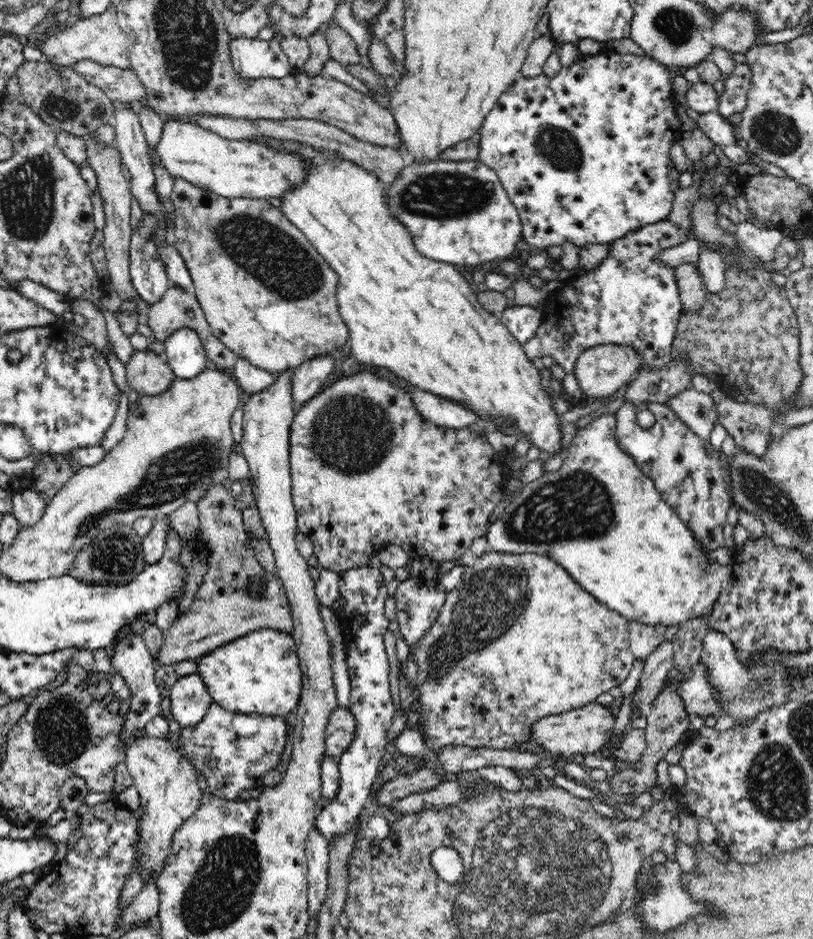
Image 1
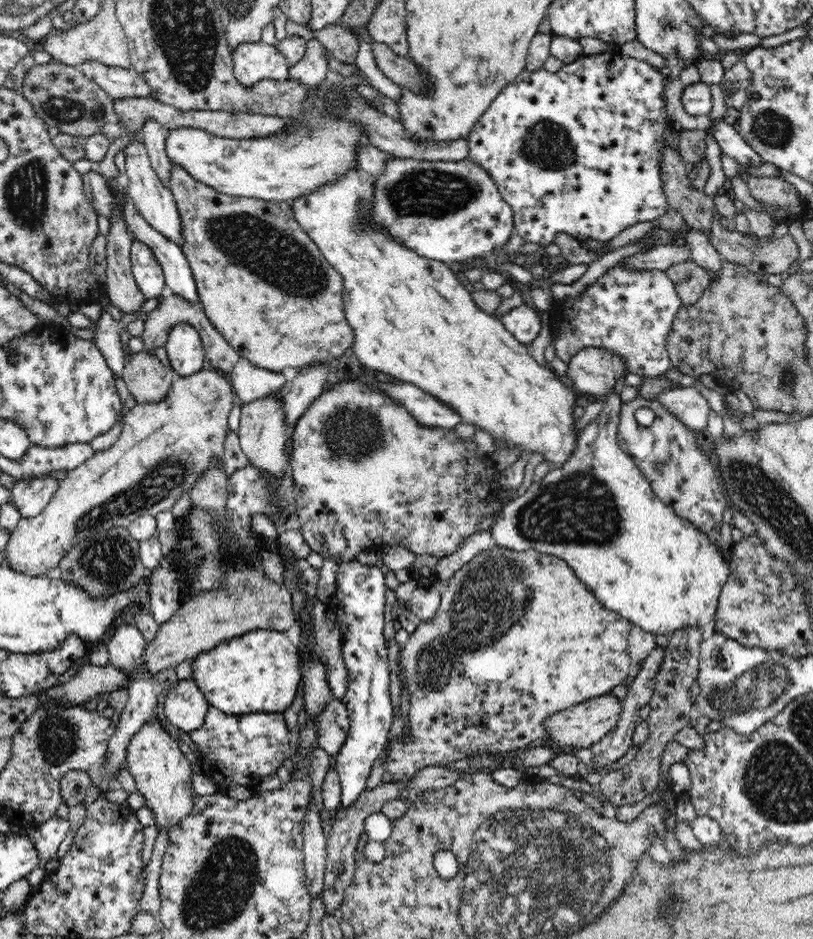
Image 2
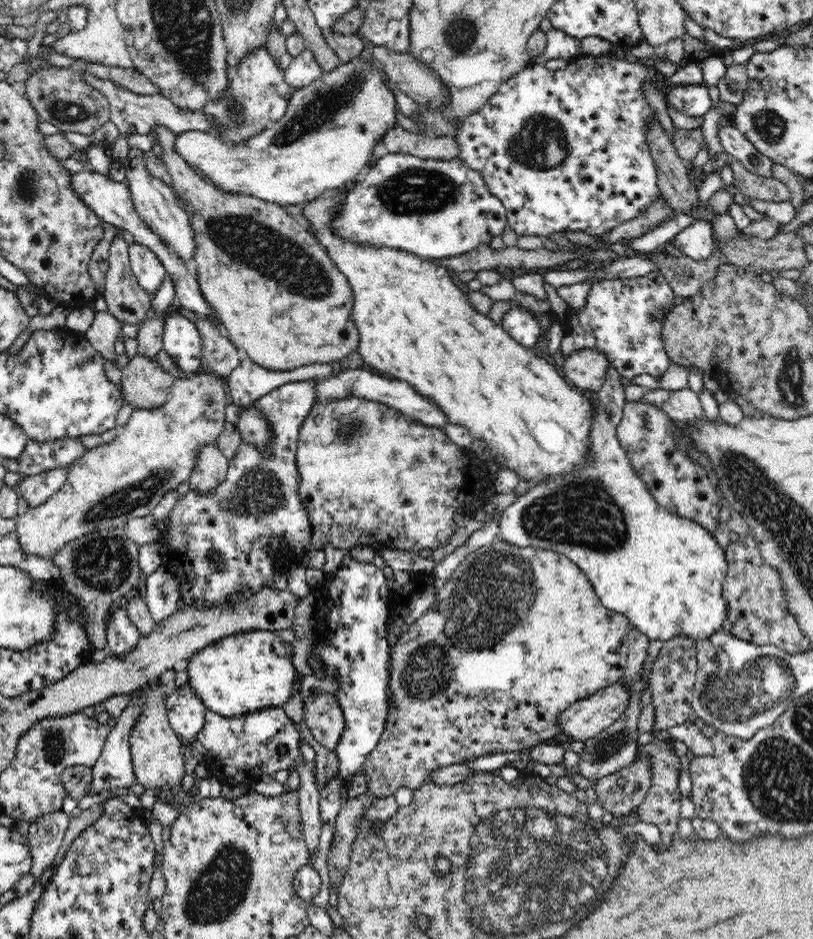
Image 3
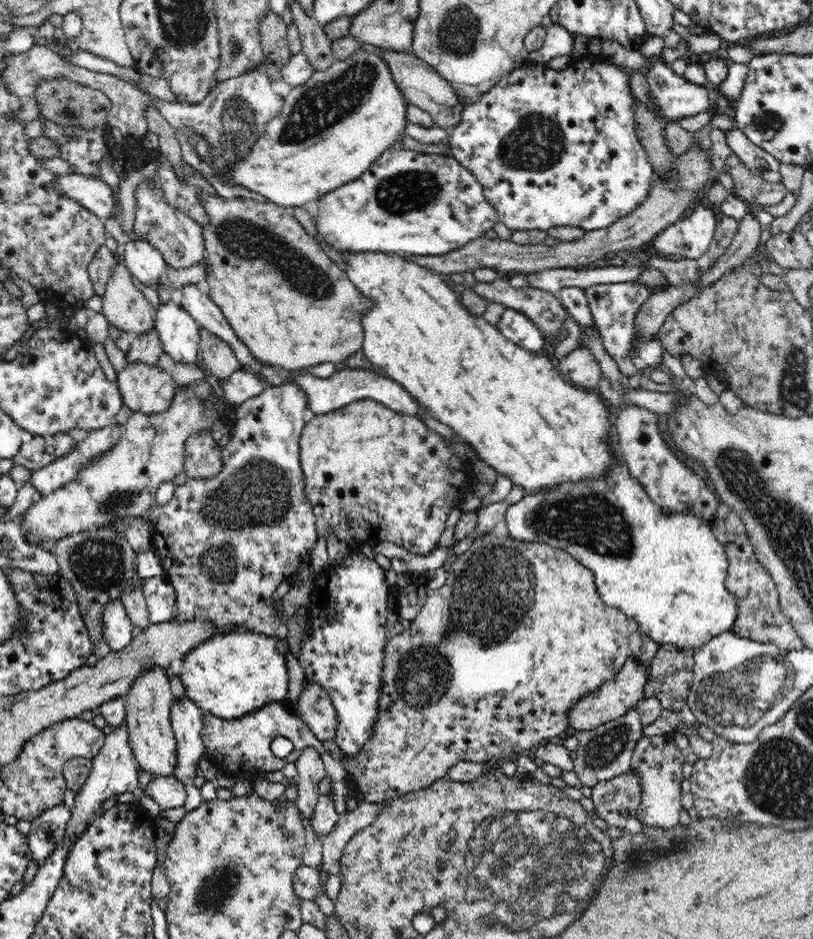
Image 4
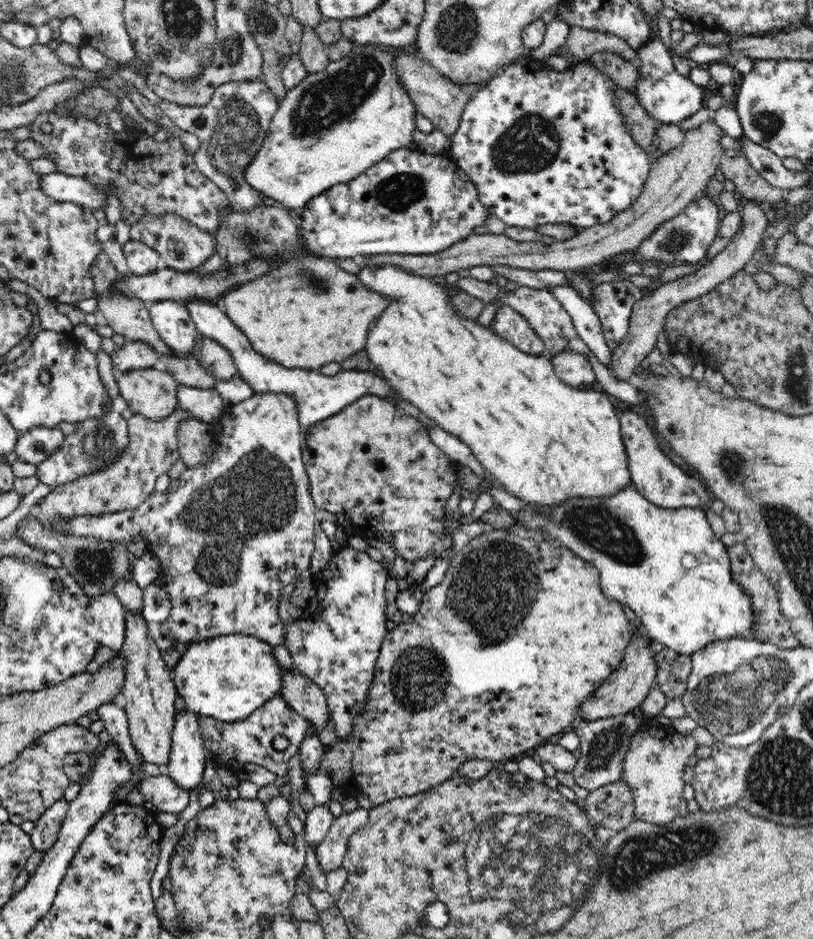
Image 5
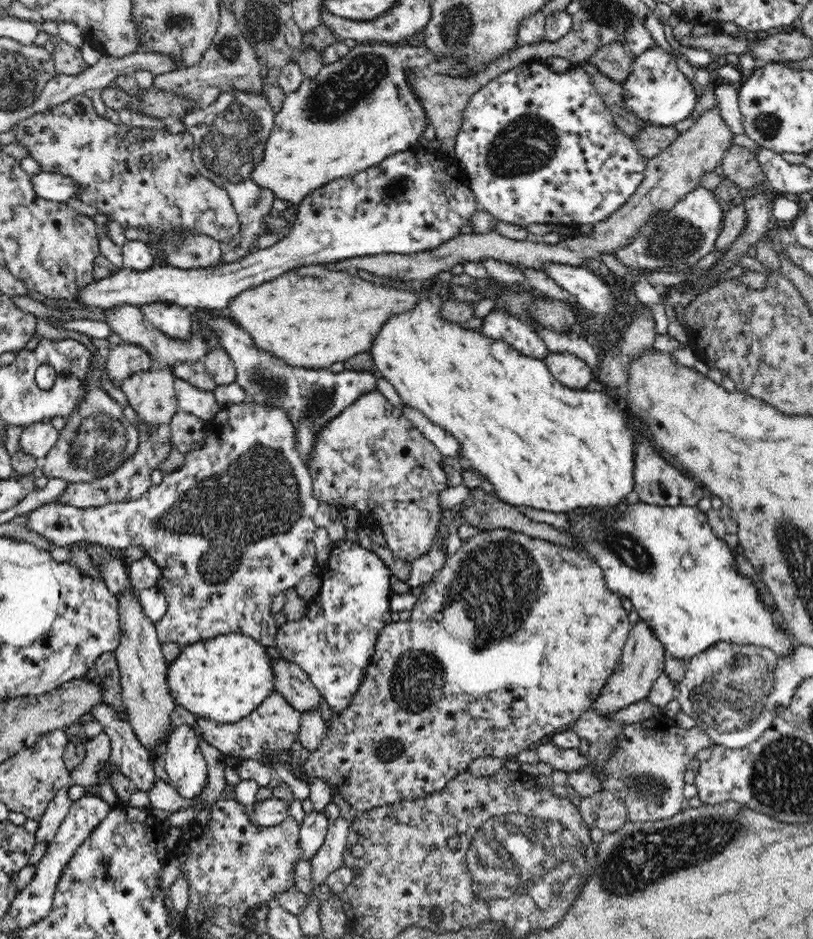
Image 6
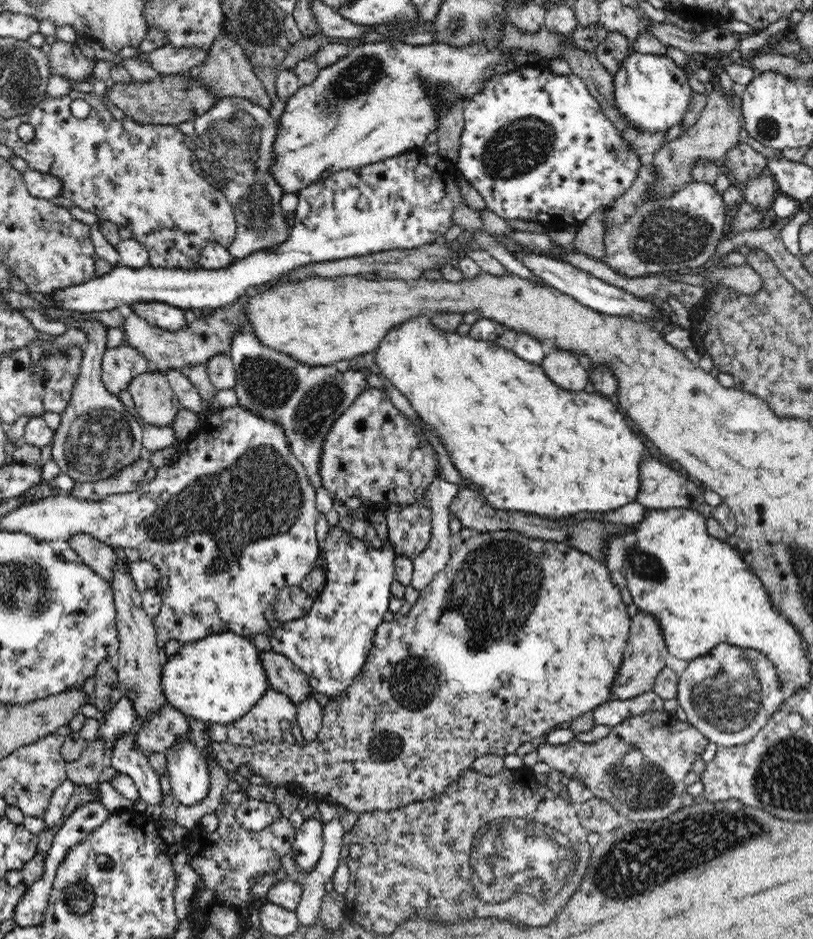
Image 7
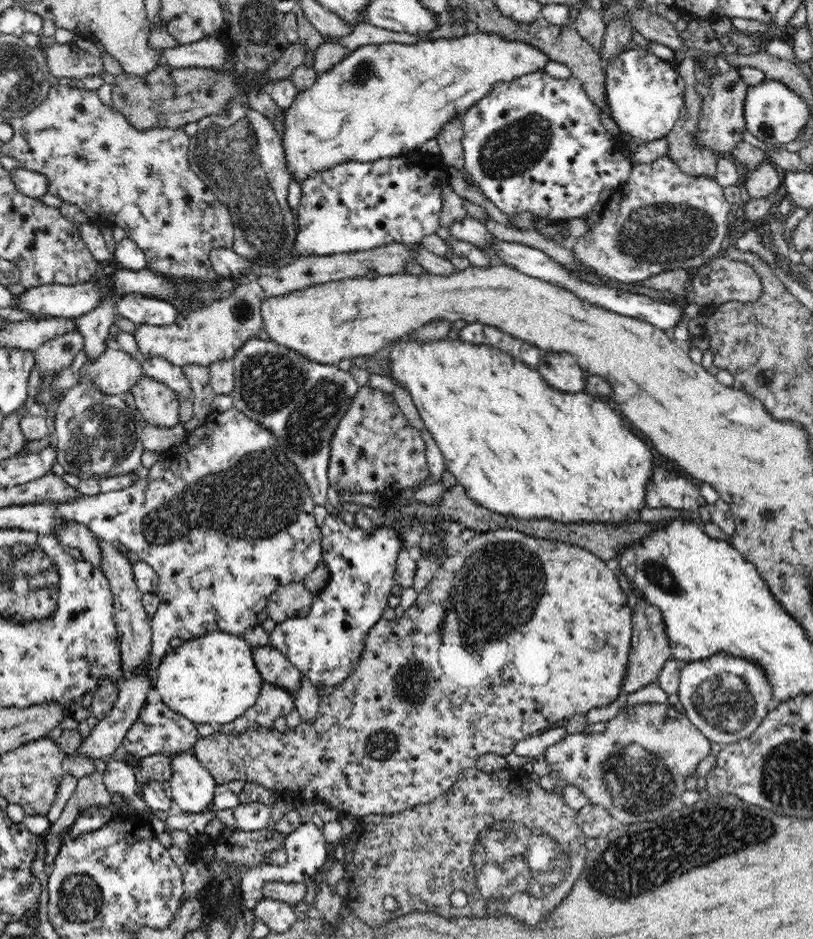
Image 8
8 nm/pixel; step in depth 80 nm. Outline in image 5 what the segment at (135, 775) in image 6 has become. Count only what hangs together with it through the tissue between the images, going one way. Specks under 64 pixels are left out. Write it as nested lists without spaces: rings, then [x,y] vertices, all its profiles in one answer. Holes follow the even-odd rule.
[[[112,702],[98,706],[96,712],[98,712],[99,719],[102,720],[104,728],[112,736],[111,740],[116,742],[116,745],[120,746],[120,749],[126,754],[129,766],[132,766],[133,769],[132,773],[136,772],[136,778],[138,778],[139,783],[143,779],[137,773],[137,769],[144,764],[144,759],[142,759],[132,744],[125,710]]]

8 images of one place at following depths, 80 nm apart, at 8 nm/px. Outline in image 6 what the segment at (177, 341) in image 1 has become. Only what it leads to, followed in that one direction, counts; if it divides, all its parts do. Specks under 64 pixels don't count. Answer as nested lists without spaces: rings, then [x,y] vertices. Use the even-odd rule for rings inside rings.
[[[172,303],[140,305],[142,313],[160,332],[170,338],[188,338],[192,332],[192,310]]]

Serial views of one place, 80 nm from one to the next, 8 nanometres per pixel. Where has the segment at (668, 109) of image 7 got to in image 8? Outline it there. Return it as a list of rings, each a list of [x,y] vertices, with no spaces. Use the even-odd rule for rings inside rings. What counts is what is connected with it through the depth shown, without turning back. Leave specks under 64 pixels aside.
[[[632,44],[615,59],[604,61],[603,68],[606,74],[606,103],[621,134],[628,133],[641,145],[667,136],[684,106],[686,84],[677,66]]]

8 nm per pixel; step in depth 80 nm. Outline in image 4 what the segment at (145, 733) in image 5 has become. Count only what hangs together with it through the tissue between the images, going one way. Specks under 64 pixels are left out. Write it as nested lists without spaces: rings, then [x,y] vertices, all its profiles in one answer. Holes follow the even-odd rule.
[[[152,666],[144,674],[140,674],[132,683],[132,688],[125,695],[128,725],[128,744],[132,746],[133,756],[136,758],[140,771],[150,772],[151,776],[173,776],[176,769],[176,739],[171,725],[171,704],[175,699],[170,691],[170,682],[164,668]]]

